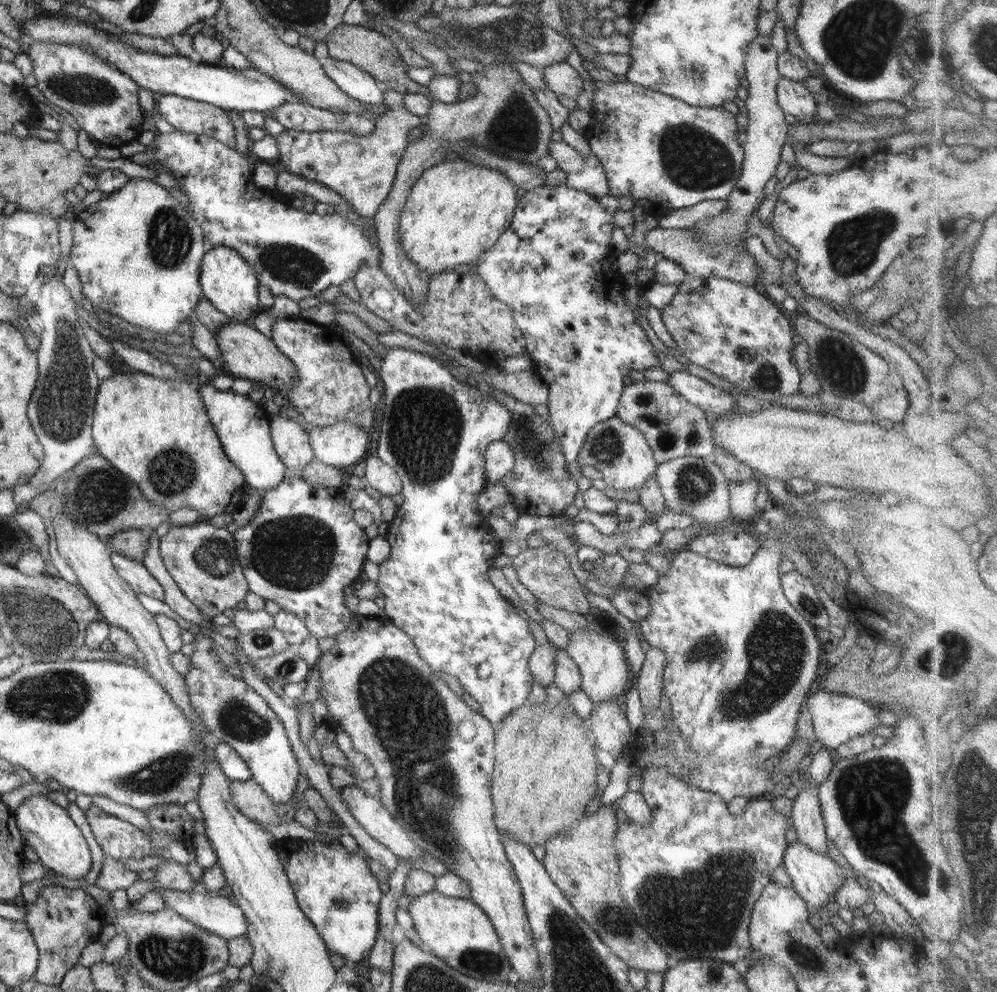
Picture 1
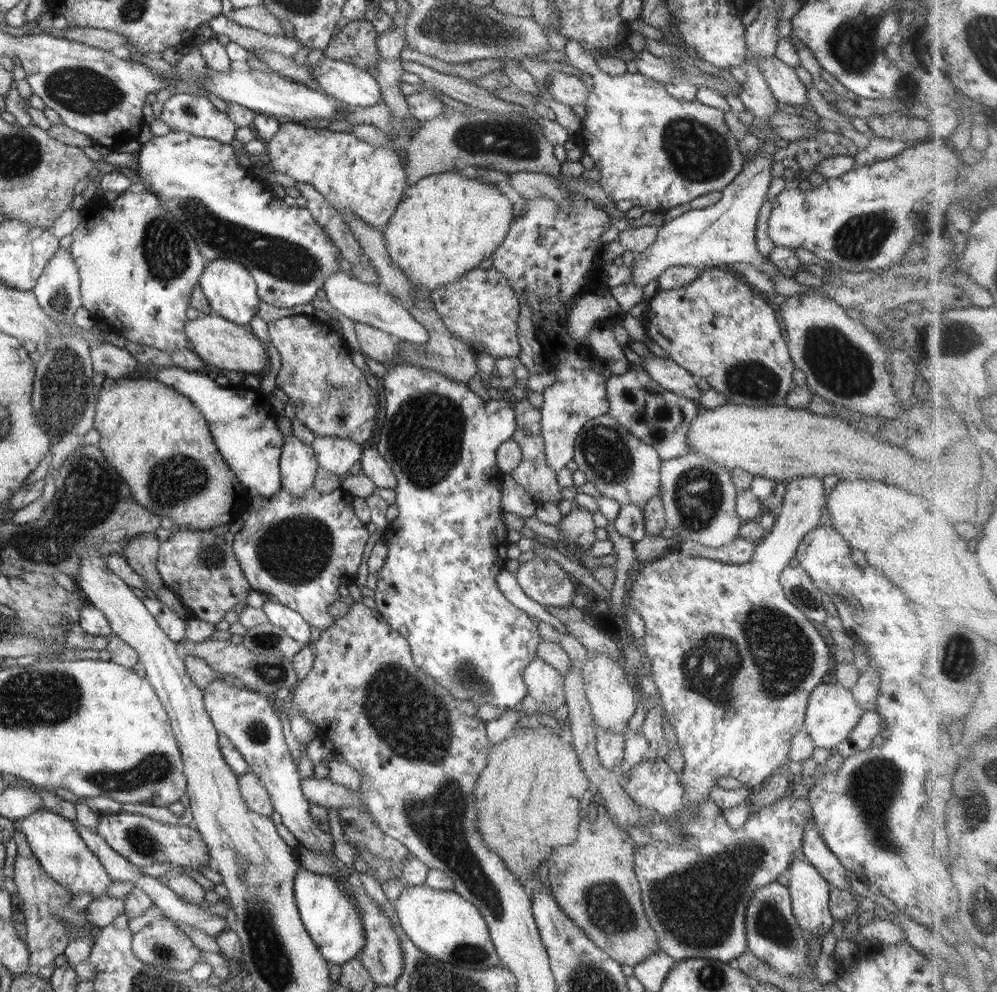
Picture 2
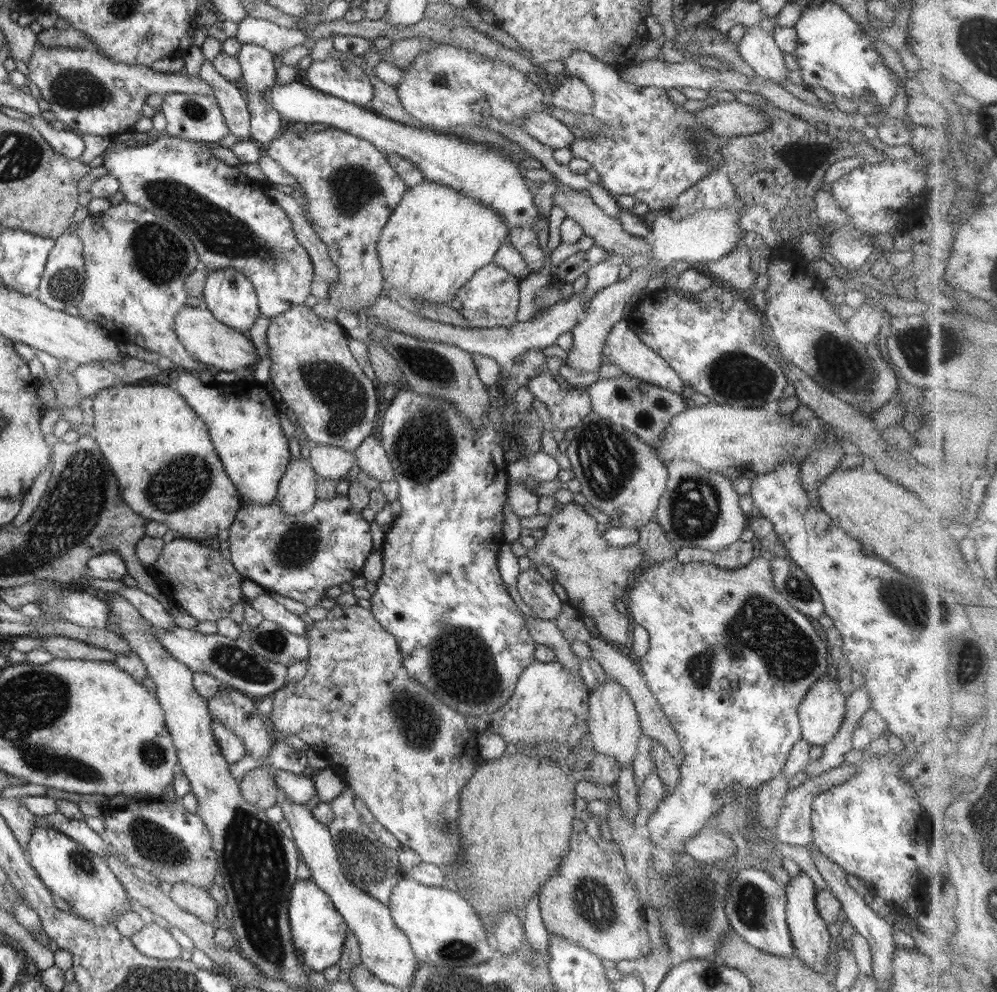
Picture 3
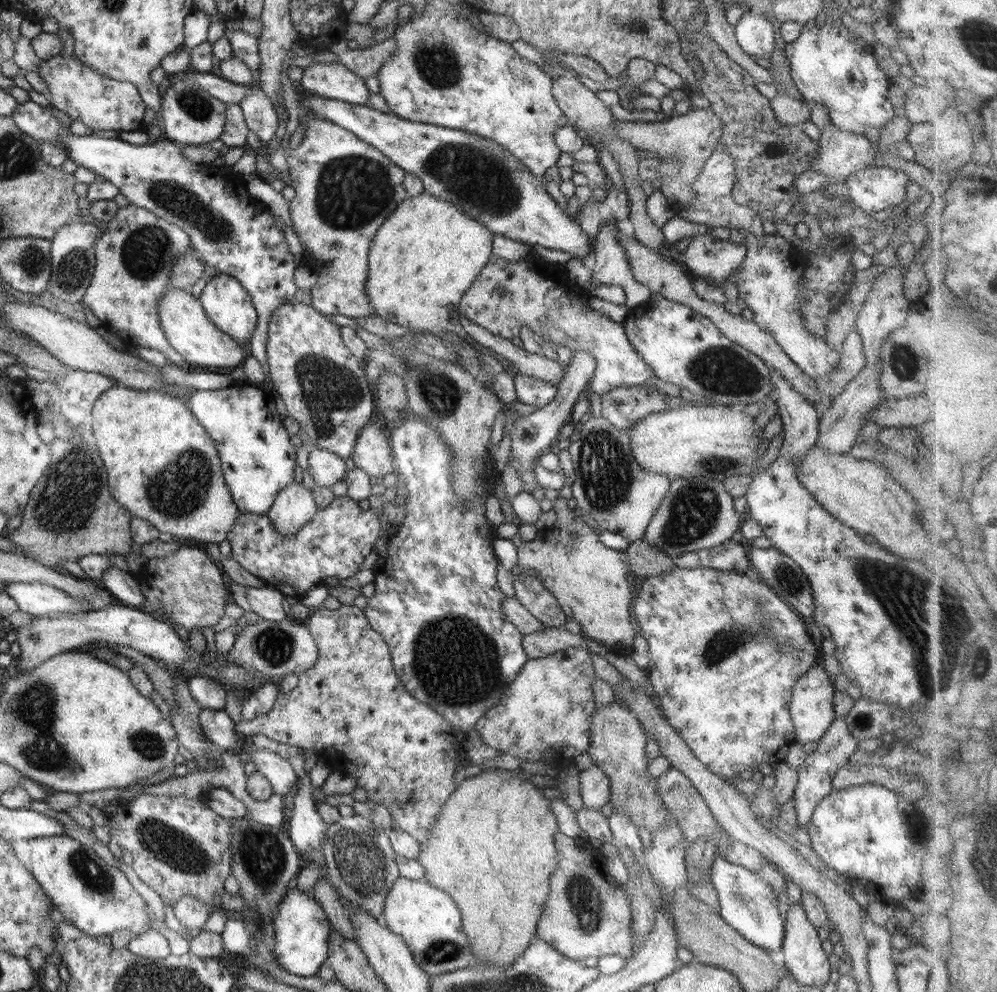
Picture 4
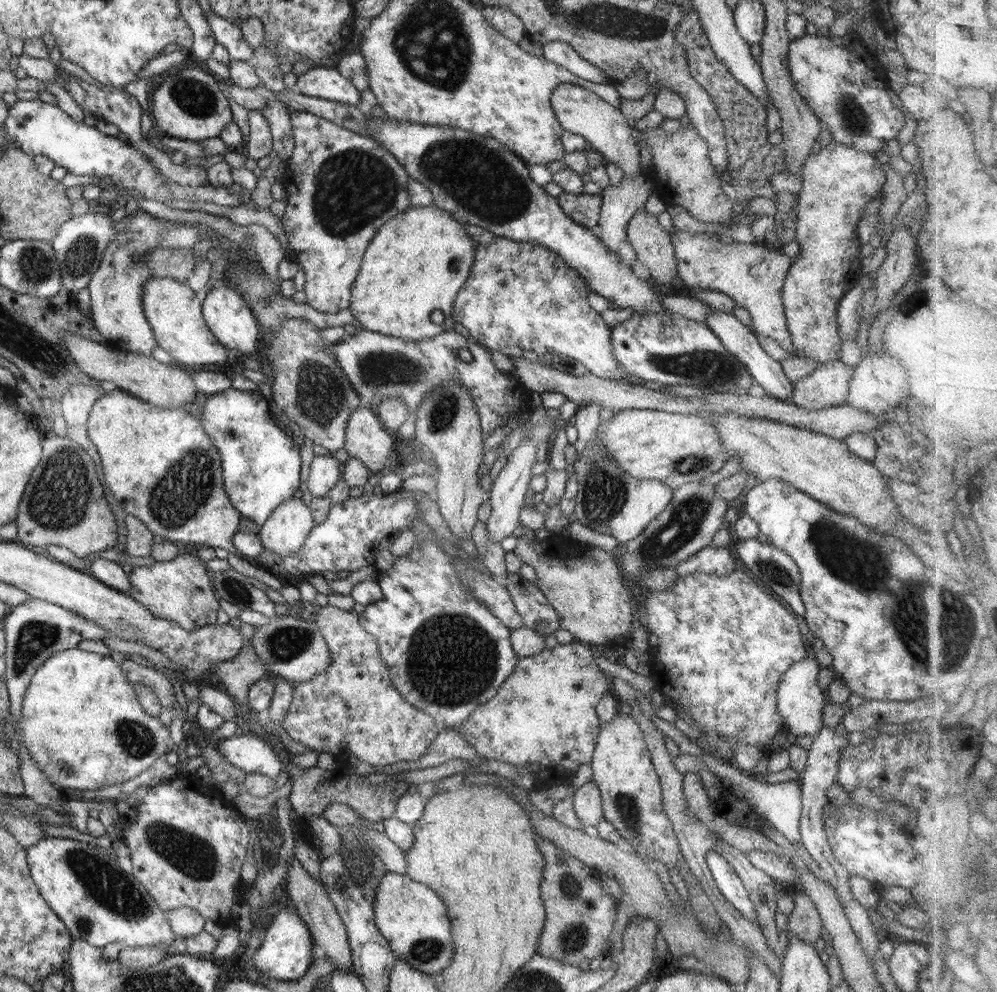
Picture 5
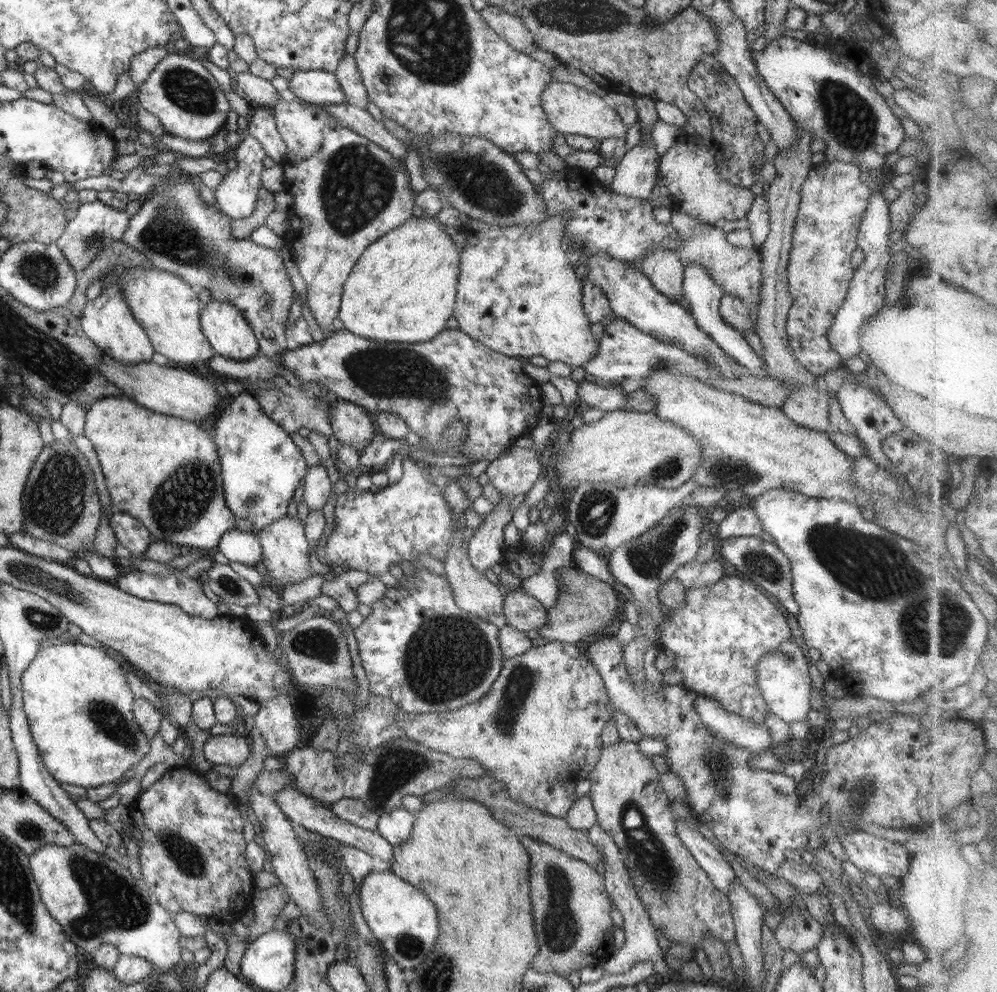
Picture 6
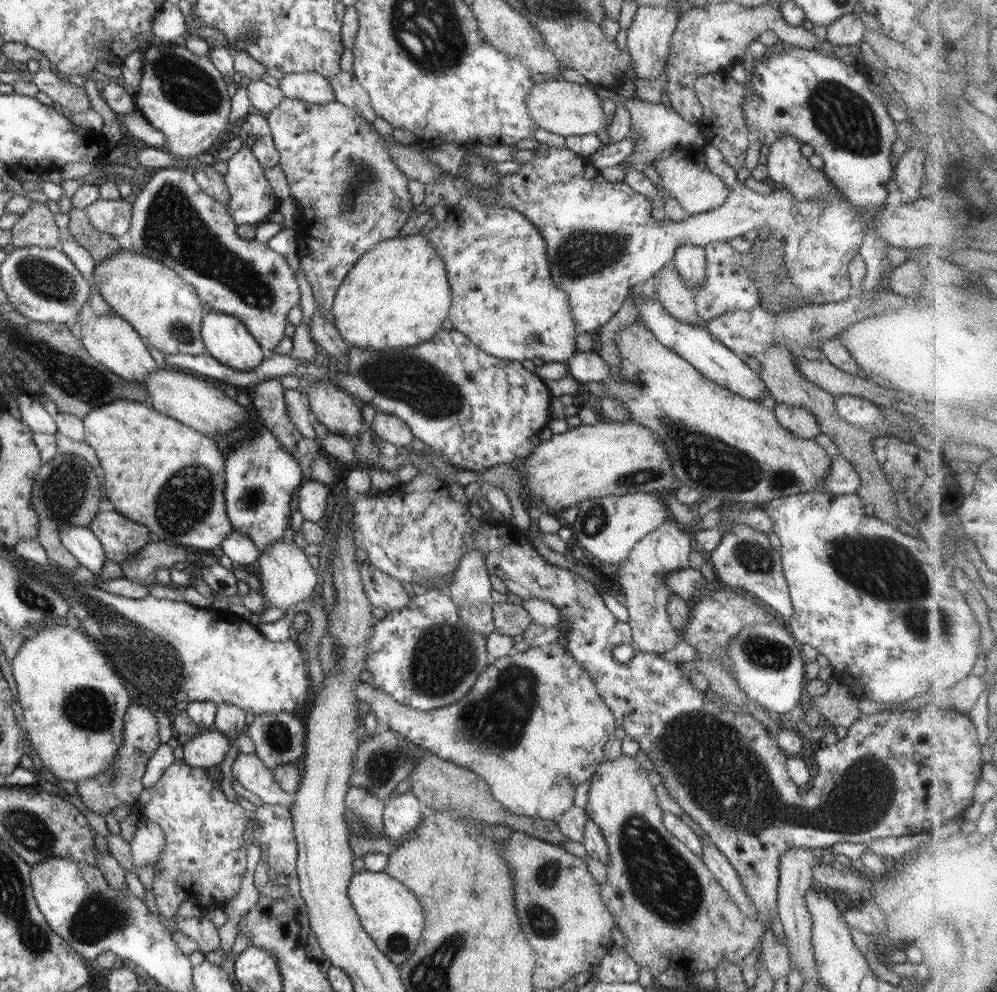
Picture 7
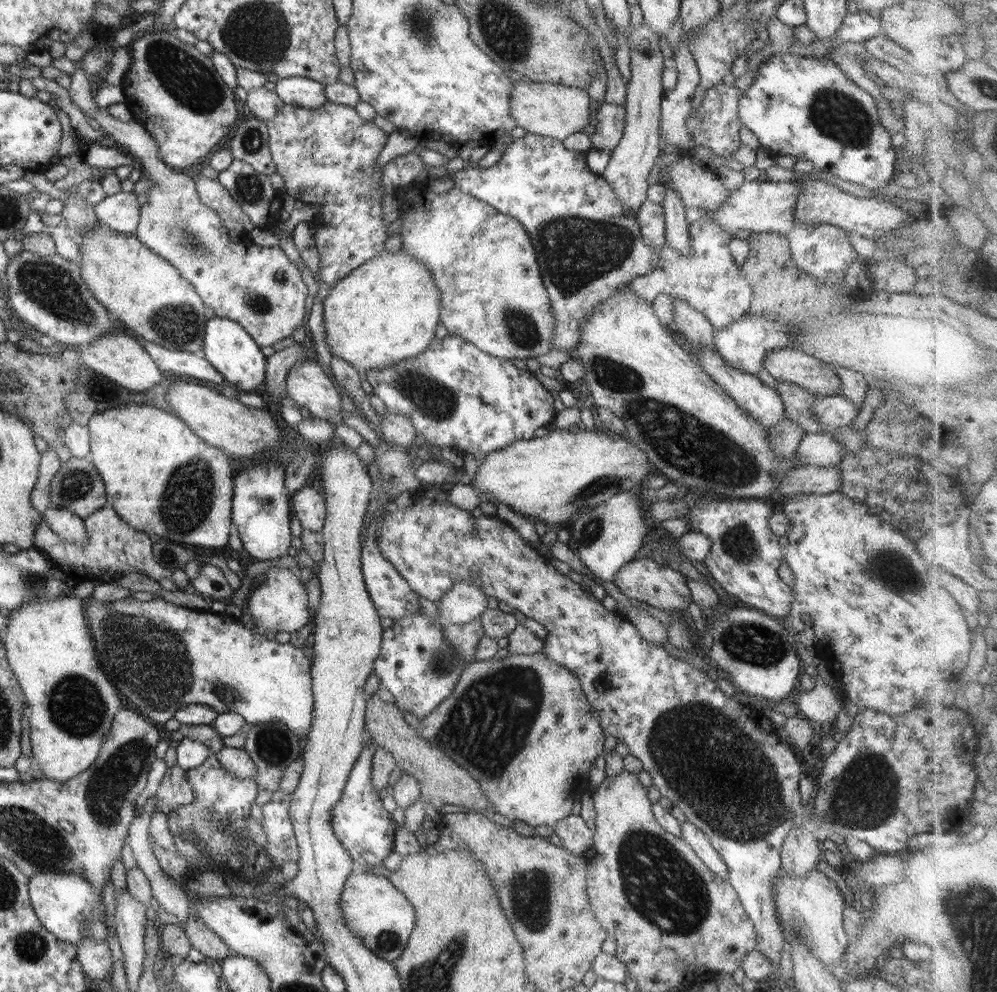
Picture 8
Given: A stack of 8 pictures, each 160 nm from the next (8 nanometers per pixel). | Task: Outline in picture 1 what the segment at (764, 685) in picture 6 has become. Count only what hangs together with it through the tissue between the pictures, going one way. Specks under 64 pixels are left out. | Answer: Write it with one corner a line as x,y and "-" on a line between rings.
820,688
819,691
806,698
805,704
811,717
814,735
817,740
820,740
822,748
827,750
836,749
854,737
874,733
874,728
880,725
877,717
880,708
867,698
828,692

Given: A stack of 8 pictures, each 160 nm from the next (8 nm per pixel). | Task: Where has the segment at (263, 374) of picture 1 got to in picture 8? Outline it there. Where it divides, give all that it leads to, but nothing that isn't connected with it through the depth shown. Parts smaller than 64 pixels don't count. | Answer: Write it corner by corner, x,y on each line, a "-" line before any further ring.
96,225
93,229
86,229
80,238
81,275
84,282
91,289
92,294
107,308
111,316
115,316
124,322
128,328
132,328
142,338
156,344
168,345
170,348
183,350
200,358
204,356
203,336
206,321
204,315
206,305
202,297
197,293
195,286
182,278
180,271
172,266
165,258
150,250
134,233
124,234
112,230
106,225

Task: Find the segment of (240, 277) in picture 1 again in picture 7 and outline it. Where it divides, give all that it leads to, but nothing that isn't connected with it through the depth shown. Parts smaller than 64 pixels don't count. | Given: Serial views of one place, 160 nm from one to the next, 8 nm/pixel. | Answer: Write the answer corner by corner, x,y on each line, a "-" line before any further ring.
214,310
206,314
201,337
209,354
234,370
252,372
267,355
246,325
231,314

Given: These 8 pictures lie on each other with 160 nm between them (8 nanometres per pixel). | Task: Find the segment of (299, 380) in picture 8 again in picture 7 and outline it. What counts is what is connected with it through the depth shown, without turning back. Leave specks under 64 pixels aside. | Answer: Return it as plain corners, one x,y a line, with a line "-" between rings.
312,381
304,383
306,401
309,409
316,416
316,420
326,426
326,428
337,435
342,435
348,440
352,440
355,434
359,434
364,430
362,424
363,414
361,413
361,403
337,386
329,385
326,381

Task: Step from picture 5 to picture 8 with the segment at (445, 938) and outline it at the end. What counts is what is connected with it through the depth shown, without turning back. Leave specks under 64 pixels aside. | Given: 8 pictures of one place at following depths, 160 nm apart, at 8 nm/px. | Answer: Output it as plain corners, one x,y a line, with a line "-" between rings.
372,872
350,873
340,893
340,910
345,926
360,938
364,946
387,961
396,960
402,954
416,924
416,913
412,903
408,902
408,899
388,880
388,877
377,876

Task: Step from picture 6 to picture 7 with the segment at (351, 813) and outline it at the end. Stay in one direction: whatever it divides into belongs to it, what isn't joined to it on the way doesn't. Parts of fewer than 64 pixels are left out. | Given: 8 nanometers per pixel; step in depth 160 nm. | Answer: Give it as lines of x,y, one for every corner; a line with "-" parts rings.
351,786
346,795
346,810
361,816
361,819
379,836
383,835
383,811
385,801
374,796
368,789

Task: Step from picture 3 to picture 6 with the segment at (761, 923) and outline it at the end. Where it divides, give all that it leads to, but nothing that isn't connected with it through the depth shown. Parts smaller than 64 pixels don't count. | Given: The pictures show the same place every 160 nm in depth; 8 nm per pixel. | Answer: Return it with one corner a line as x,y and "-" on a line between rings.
680,819
676,820
676,832
684,846
692,853
698,864
708,873
714,886
726,896
729,888
736,879
735,870
724,859
724,855
712,845
702,833
694,830
689,824

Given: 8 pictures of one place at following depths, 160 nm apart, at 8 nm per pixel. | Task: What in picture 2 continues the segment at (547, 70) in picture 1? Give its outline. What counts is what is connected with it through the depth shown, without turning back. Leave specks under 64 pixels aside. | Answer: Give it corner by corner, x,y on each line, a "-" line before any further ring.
556,72
549,80
547,92
549,99
553,99
569,107
586,105
588,90
581,79
574,75

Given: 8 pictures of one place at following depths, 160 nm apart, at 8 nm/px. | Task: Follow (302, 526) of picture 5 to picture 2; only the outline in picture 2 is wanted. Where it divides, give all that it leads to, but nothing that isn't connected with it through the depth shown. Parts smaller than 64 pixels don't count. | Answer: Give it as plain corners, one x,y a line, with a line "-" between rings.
294,435
293,437
284,437
284,440
279,460
281,488
291,494
292,497
302,498
306,491
313,487
319,464
310,444
302,443

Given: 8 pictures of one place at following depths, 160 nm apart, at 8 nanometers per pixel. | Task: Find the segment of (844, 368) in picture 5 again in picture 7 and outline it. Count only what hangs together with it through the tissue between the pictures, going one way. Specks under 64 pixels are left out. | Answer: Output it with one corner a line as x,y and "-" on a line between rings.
775,403
772,409
780,426
790,430
798,438
813,438
821,433
815,416
801,406

